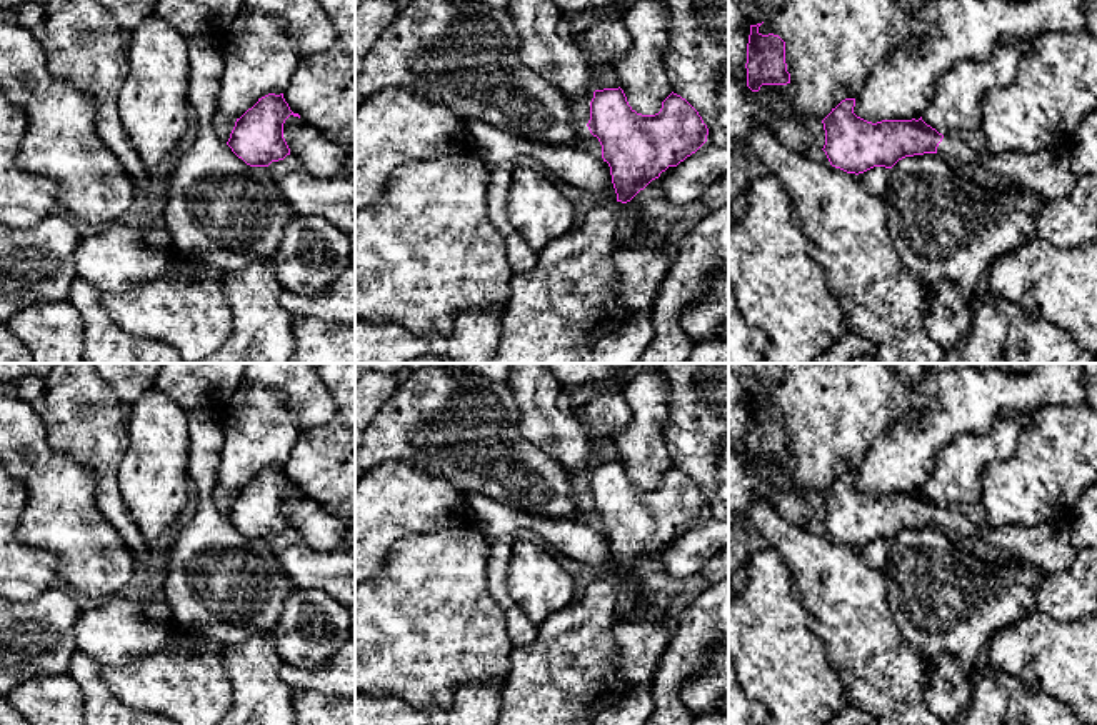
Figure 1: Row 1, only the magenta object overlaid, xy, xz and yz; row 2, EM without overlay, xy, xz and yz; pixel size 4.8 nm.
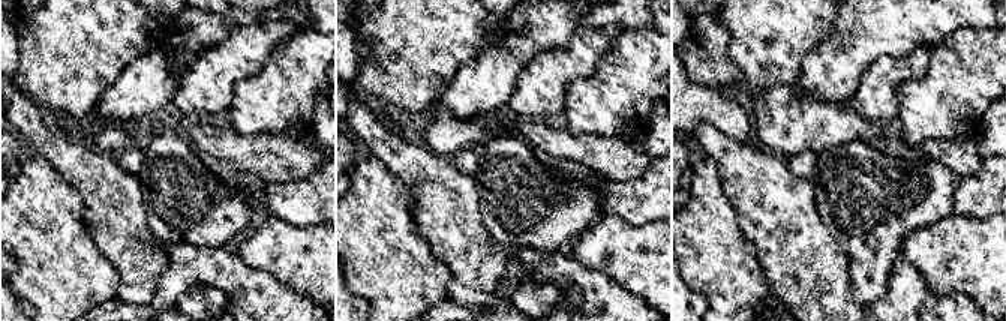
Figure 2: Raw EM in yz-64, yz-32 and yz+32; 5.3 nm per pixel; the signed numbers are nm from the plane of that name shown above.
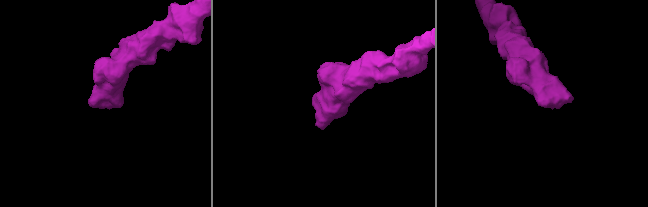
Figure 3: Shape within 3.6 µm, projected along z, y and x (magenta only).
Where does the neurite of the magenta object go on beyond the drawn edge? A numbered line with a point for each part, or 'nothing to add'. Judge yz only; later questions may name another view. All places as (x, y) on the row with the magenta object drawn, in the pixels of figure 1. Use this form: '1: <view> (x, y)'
1: yz (1047, 174)

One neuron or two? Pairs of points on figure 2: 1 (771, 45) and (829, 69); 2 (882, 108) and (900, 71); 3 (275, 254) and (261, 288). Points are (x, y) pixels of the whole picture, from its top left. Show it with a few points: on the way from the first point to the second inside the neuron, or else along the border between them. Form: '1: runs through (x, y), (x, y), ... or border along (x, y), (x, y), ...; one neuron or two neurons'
1: border along (829, 35), (805, 57), (801, 74), (793, 81); two neurons
2: runs through (882, 99), (882, 89), (891, 80); one neuron
3: border along (237, 254), (297, 291); two neurons

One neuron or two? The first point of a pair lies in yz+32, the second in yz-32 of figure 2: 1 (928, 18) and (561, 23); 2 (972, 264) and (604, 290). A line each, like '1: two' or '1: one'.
1: one
2: two

